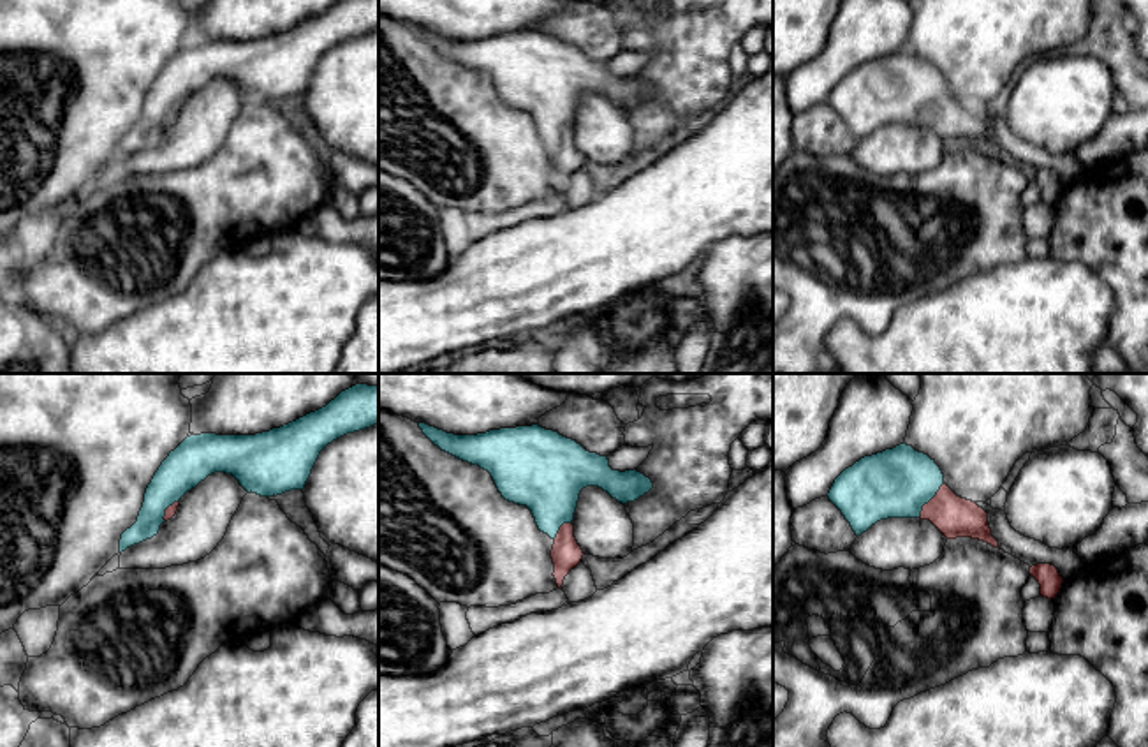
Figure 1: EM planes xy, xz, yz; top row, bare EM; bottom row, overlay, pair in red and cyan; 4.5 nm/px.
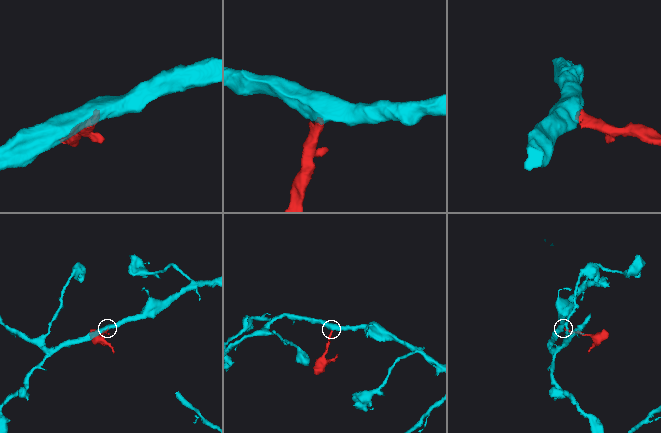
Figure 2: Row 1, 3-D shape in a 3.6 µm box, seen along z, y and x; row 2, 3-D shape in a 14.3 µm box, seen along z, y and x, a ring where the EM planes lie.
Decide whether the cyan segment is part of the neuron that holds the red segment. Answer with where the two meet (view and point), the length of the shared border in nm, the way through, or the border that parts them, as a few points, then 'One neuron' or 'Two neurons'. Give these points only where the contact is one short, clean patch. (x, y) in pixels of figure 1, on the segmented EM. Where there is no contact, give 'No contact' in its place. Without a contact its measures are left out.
Touches red at yz (930, 501). Shared border 200 nm. Path across: yz (955, 517), (930, 501), (911, 485), (897, 483). One neuron

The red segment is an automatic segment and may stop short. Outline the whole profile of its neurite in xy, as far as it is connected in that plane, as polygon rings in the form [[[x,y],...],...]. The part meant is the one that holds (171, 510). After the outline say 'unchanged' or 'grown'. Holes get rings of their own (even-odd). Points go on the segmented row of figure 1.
[[[356,384],[326,407],[269,432],[187,437],[155,472],[137,521],[121,534],[120,553],[157,536],[181,497],[208,476],[232,474],[261,497],[303,490],[327,444],[373,425],[379,425],[379,386]]] | grown

